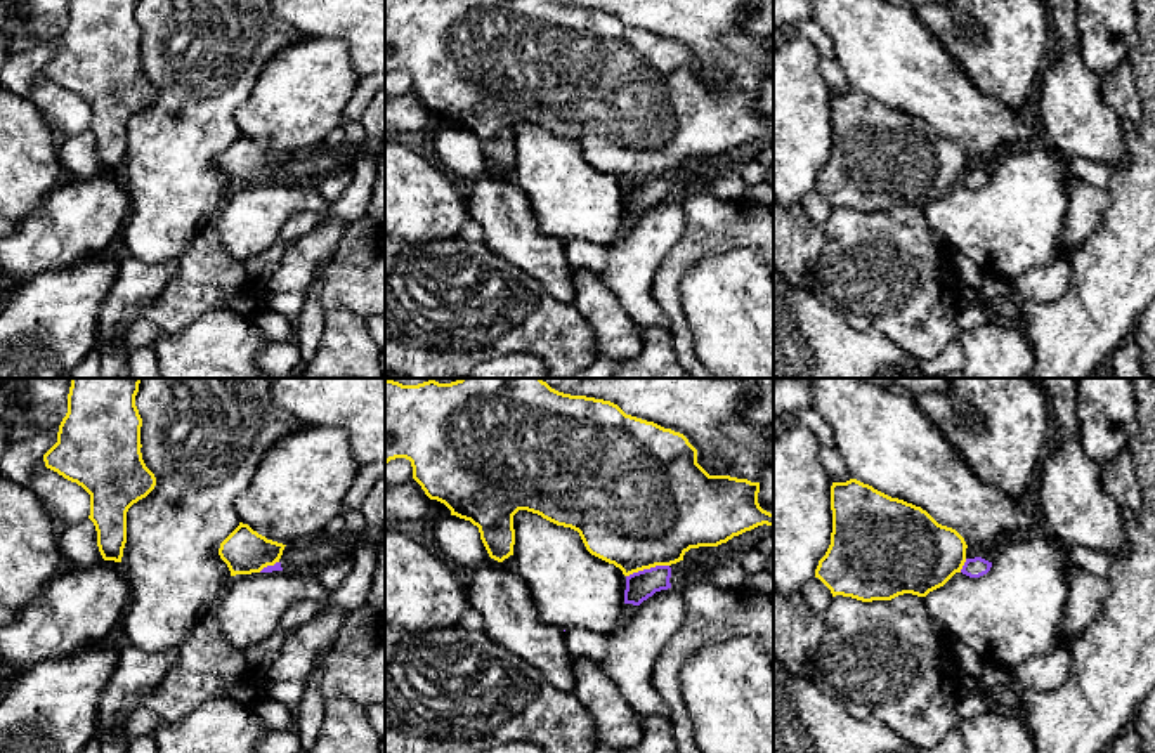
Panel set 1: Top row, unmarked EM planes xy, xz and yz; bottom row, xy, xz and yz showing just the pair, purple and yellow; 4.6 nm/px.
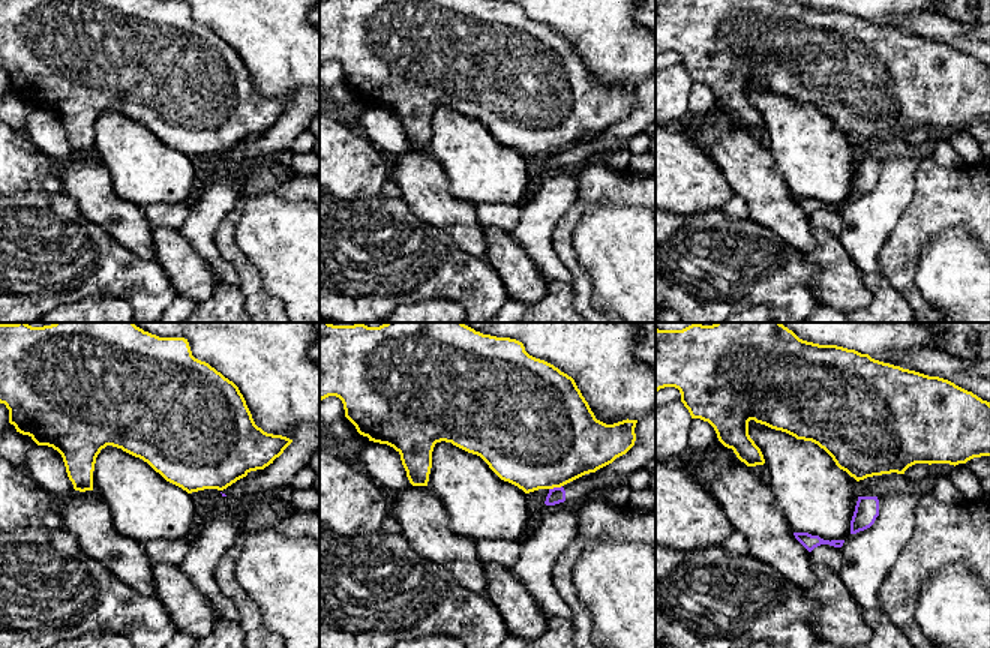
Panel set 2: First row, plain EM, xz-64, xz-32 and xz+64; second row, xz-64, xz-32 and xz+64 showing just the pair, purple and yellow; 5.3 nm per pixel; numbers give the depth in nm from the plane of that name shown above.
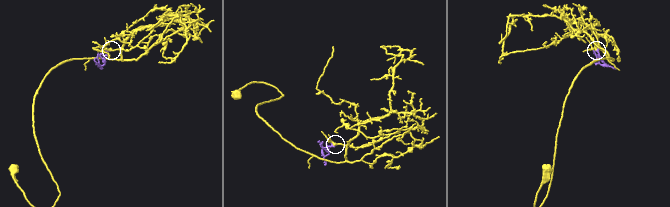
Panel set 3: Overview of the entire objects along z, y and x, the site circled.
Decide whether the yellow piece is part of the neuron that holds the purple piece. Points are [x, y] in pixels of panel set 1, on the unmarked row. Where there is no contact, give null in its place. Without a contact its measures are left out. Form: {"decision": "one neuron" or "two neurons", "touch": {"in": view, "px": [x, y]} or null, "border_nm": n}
{"decision": "two neurons", "touch": {"in": "xz", "px": [647, 181]}, "border_nm": 200}

